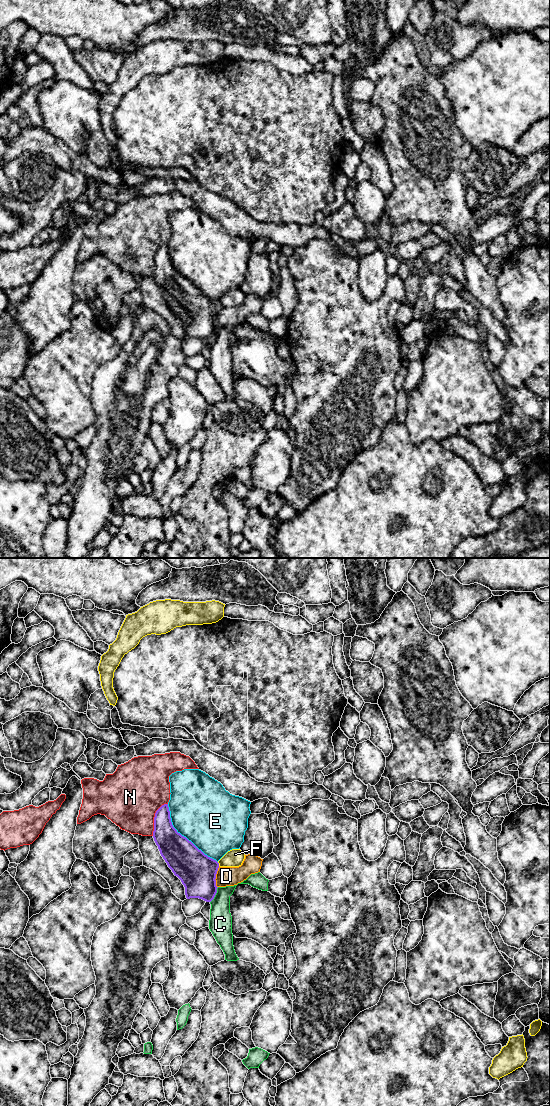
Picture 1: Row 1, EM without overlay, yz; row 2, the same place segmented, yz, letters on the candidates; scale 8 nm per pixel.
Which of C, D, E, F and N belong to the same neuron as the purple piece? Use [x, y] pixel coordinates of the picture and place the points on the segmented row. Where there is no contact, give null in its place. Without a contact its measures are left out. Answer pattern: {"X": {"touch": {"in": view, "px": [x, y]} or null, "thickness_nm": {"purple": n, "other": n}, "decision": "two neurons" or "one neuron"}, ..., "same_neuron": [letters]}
{"C": {"touch": {"in": "yz", "px": [215, 894]}, "thickness_nm": {"purple": 300, "other": 190}, "decision": "two neurons"}, "D": {"touch": {"in": "yz", "px": [215, 877]}, "thickness_nm": {"purple": 300, "other": 160}, "decision": "two neurons"}, "E": {"touch": {"in": "yz", "px": [183, 836]}, "thickness_nm": {"purple": 280, "other": 500}, "decision": "two neurons"}, "F": {"touch": {"in": "yz", "px": [218, 864]}, "thickness_nm": {"purple": 300, "other": 140}, "decision": "two neurons"}, "N": {"touch": {"in": "yz", "px": [154, 818]}, "thickness_nm": {"purple": 220, "other": 460}, "decision": "two neurons"}, "same_neuron": []}

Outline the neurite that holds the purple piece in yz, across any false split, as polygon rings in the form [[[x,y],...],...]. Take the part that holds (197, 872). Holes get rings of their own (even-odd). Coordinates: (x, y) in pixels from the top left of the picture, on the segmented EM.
[[[168,804],[162,805],[155,813],[153,838],[168,867],[184,885],[186,898],[199,898],[211,902],[217,893],[215,879],[219,863],[177,832],[171,822]]]

